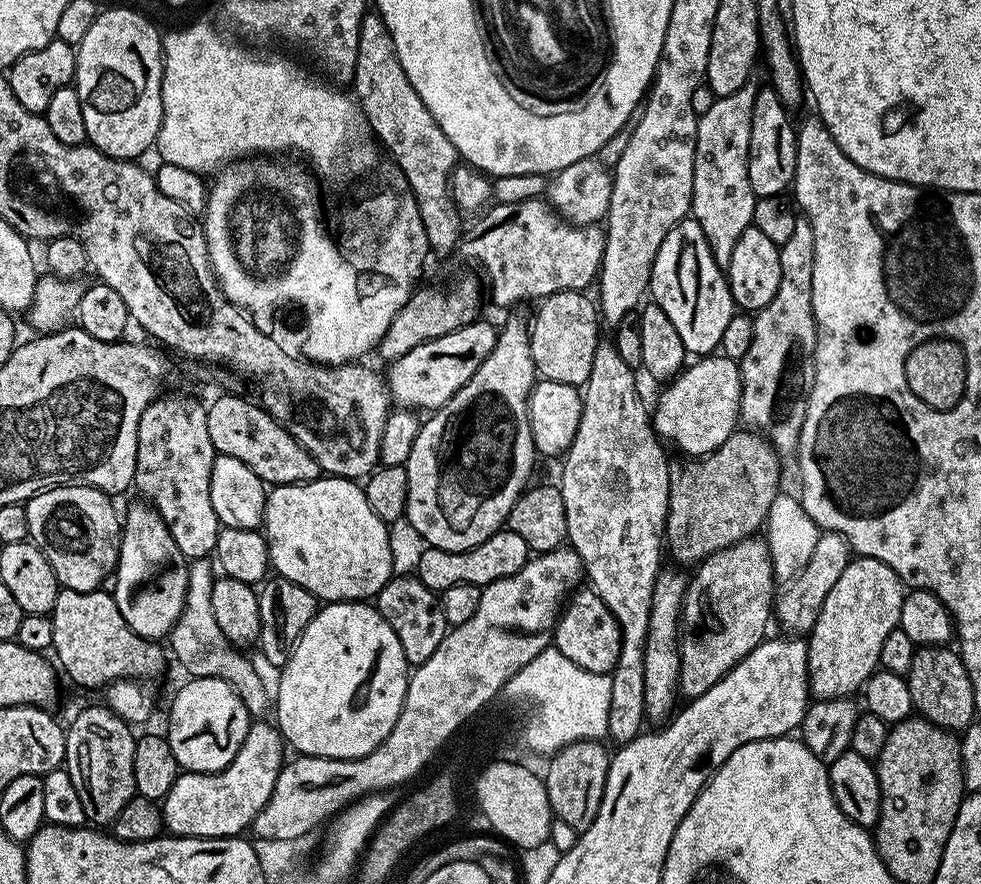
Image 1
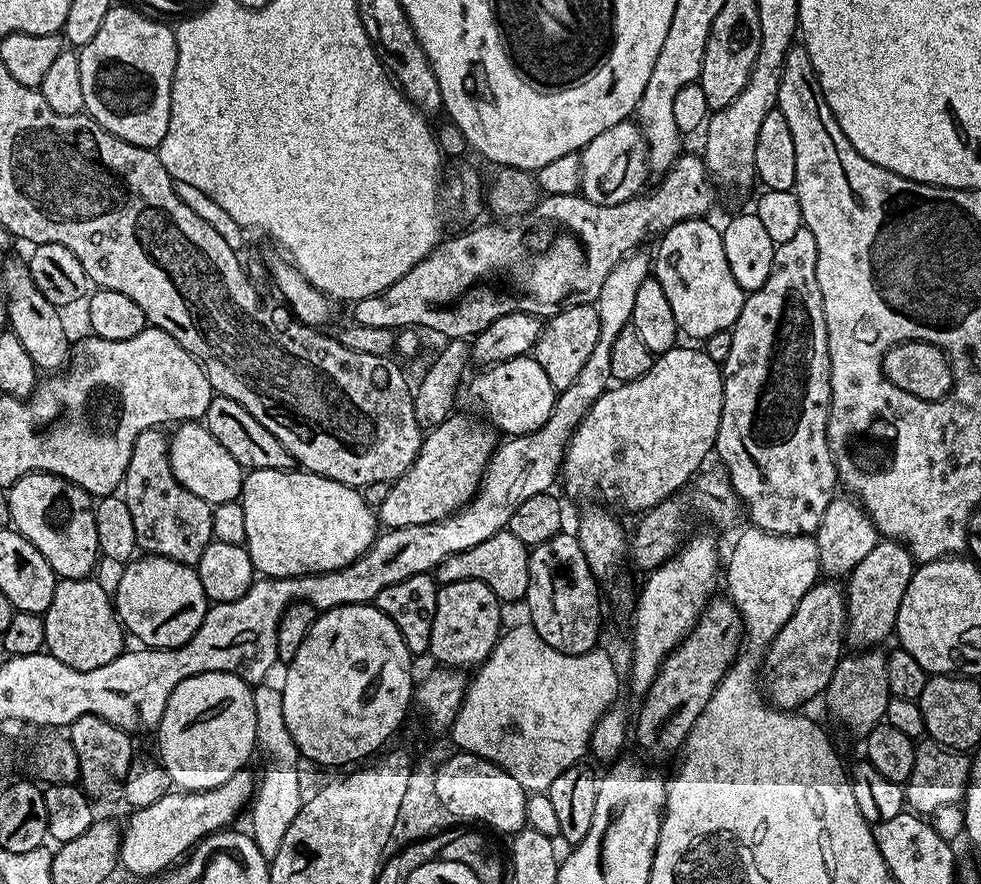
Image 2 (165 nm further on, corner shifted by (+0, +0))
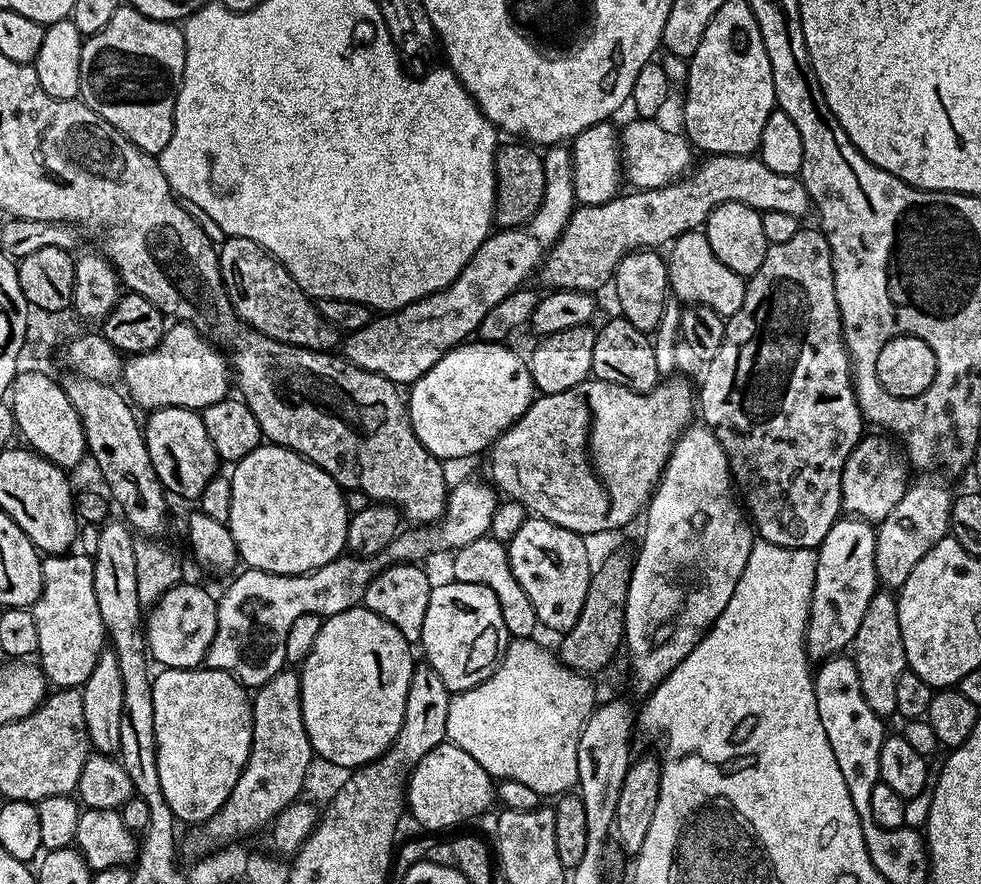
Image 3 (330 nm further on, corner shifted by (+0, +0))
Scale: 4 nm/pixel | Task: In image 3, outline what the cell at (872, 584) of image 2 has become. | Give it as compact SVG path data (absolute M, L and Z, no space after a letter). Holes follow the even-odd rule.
M924 474L921 480L913 479L909 483L906 494L902 494L902 502L898 502L898 506L894 506L894 510L890 510L890 514L886 514L886 518L879 521L876 528L876 553L874 554L874 566L876 567L876 579L885 589L898 590L906 582L906 578L910 578L910 570L914 570L914 566L918 566L918 562L922 562L922 558L926 558L926 554L932 549L939 540L945 539L950 532L950 514L952 513L952 502L954 492L951 492L942 481L939 475Z

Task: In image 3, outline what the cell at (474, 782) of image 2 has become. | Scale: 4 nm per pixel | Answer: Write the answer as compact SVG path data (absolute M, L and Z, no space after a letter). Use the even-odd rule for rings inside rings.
M445 742L434 746L412 767L406 785L406 808L429 833L440 834L443 828L464 824L480 816L494 803L494 780L474 758L458 747Z

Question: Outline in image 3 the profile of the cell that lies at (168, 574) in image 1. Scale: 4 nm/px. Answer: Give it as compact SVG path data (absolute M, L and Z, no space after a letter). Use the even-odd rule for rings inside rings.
M181 582L166 590L156 604L146 612L143 633L147 639L147 653L153 661L165 668L198 668L205 663L210 642L218 626L216 606L218 600L196 584Z

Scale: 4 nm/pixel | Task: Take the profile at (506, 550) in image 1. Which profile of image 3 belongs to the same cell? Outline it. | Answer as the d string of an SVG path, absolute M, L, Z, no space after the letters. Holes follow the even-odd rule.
M490 535L478 538L466 546L455 549L452 556L451 579L467 584L481 584L490 590L494 590L494 598L498 598L498 606L502 610L502 622L506 622L506 630L509 637L535 637L538 631L538 623L535 608L526 590L518 584L507 560L507 547Z

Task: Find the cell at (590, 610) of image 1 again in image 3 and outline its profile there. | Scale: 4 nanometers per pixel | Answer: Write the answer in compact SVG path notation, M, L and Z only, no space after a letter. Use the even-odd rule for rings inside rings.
M530 516L508 541L507 560L522 590L533 603L537 623L563 634L577 624L586 590L592 577L587 541L578 533L556 526L546 519Z

